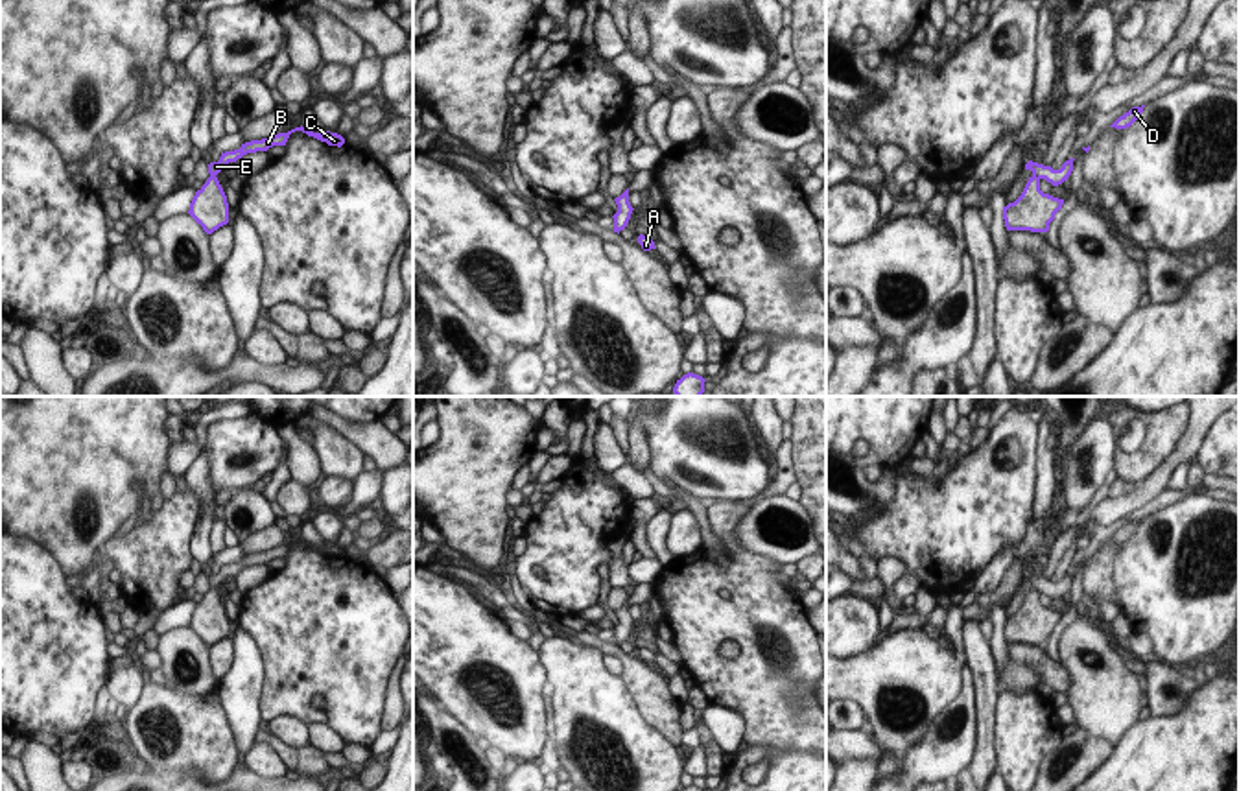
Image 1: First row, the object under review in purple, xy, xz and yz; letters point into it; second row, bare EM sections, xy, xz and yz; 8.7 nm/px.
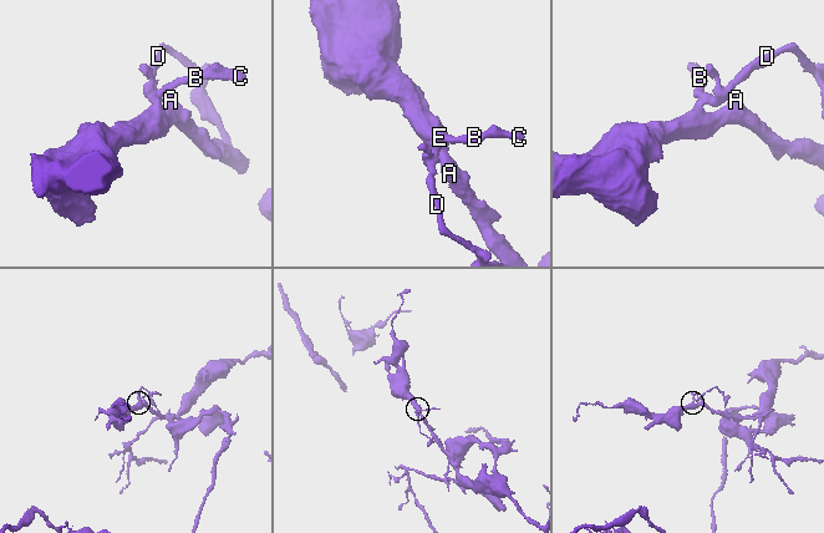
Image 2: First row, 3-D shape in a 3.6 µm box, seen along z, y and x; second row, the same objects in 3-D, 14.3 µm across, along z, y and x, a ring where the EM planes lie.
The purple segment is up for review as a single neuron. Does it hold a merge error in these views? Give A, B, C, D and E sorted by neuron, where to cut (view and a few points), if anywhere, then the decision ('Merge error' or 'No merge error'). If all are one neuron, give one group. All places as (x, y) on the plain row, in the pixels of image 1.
Groups: A / B C D E. Split along yz (1033, 587), (1038, 592). Merge error.

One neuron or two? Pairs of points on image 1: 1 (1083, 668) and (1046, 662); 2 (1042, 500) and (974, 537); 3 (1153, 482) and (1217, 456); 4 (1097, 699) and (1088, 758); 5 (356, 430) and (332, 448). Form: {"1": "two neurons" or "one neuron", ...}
{"1": "two neurons", "2": "two neurons", "3": "two neurons", "4": "two neurons", "5": "two neurons"}

